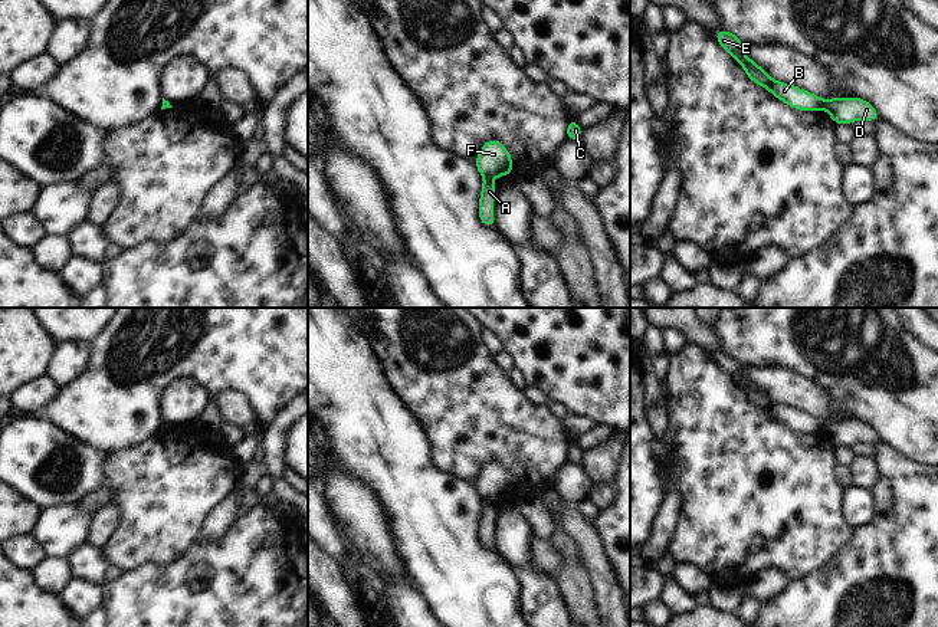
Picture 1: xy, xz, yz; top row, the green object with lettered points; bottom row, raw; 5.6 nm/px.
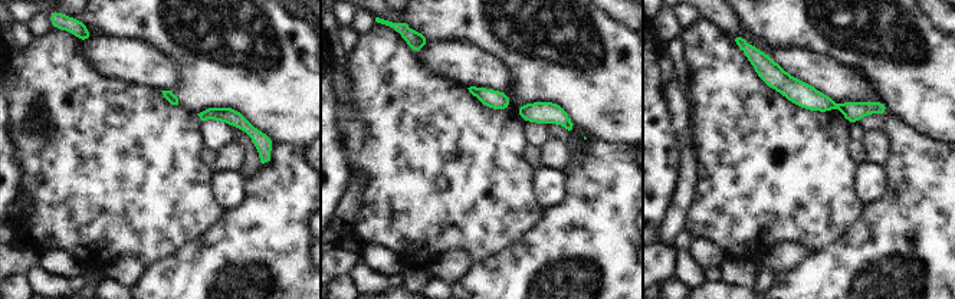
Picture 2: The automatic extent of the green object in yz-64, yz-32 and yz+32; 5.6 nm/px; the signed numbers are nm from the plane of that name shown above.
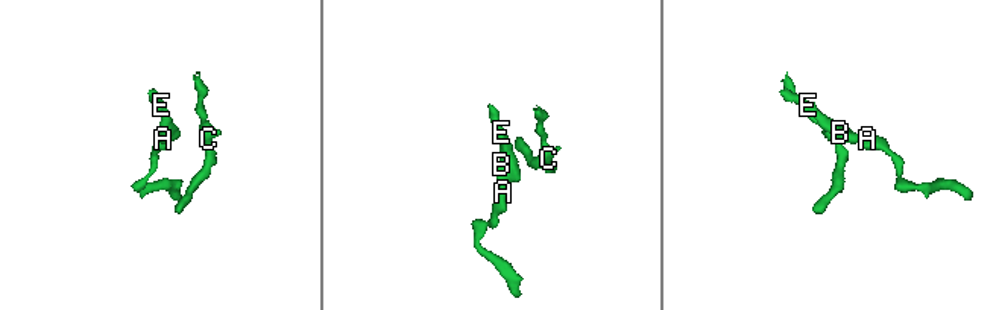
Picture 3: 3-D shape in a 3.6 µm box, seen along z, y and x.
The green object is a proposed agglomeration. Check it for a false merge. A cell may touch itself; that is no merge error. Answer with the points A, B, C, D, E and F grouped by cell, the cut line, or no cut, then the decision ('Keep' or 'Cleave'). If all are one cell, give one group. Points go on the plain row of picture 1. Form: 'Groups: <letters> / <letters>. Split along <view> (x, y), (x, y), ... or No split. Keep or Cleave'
Groups: A D / B C E F. Split along xz (485, 501), (491, 502). Cleave

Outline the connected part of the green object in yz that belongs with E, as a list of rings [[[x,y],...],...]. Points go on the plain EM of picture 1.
[[[716,351],[712,357],[716,360],[718,367],[742,388],[748,401],[765,410],[778,423],[796,433],[809,436],[823,430],[824,421],[820,417],[804,413],[793,406],[773,401],[754,381],[744,375],[744,365],[737,355]]]

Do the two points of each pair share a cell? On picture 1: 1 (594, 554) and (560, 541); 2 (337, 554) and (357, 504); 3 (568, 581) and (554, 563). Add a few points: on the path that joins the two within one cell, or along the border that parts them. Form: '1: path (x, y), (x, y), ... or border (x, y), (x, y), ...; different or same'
1: border (558, 529), (576, 544), (577, 554), (589, 578); different
2: border (325, 506), (343, 537); different
3: border (548, 541), (563, 555), (563, 565), (554, 573); different

